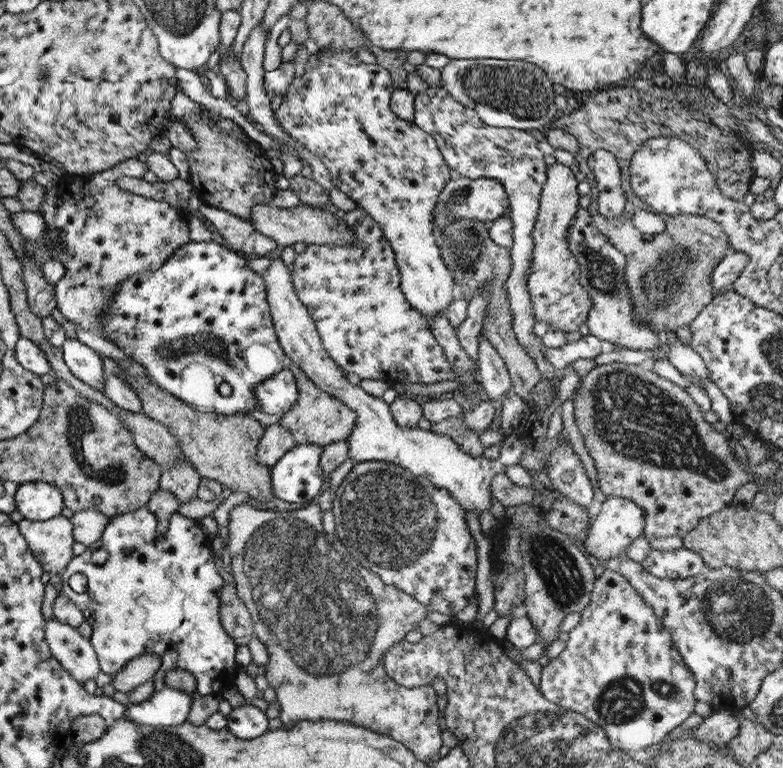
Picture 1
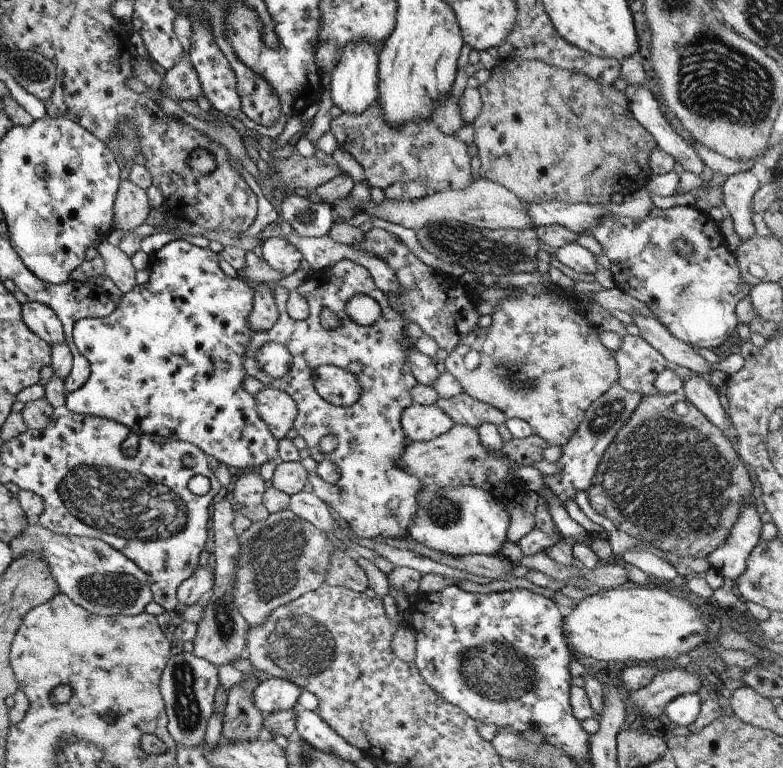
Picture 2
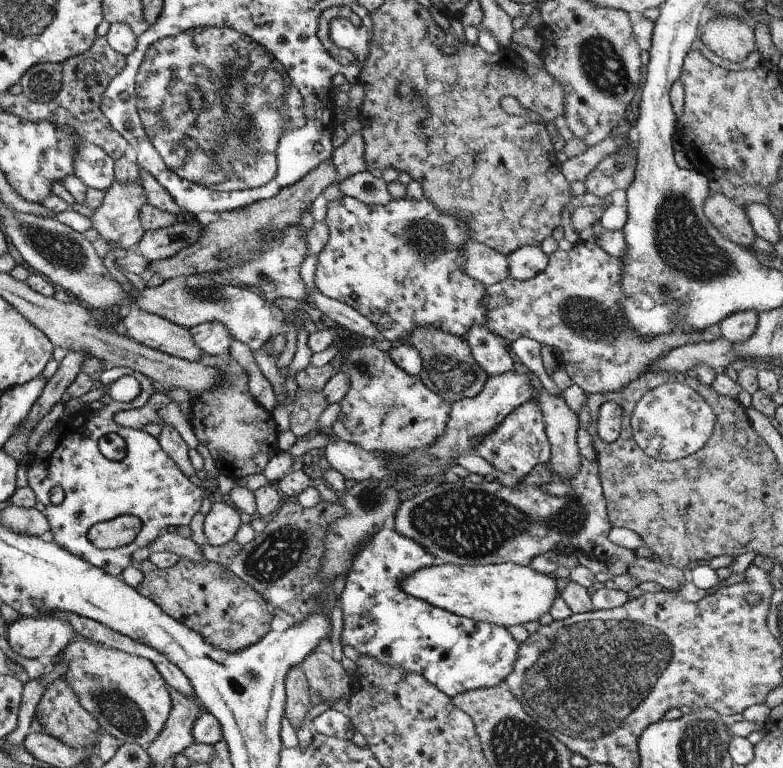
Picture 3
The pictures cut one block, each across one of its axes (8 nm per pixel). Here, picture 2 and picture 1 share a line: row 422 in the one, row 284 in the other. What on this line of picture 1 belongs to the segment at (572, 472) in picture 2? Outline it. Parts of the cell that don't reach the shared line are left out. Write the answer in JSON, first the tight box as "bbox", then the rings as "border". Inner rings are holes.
{"bbox":[566,207,662,352],"border":[[[579,207],[573,218],[573,224],[567,230],[566,244],[581,271],[578,281],[591,301],[585,319],[589,335],[599,338],[605,346],[613,344],[629,350],[653,352],[662,343],[662,337],[655,333],[648,324],[634,320],[632,300],[627,285],[624,283],[624,255],[613,247],[603,234],[591,226],[591,222],[588,212]]]}

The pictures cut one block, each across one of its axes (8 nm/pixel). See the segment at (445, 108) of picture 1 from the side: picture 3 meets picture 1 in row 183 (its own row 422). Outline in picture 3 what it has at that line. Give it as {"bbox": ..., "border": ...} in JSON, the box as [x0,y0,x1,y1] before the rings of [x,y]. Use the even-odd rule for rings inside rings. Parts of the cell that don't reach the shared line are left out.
{"bbox":[473,399,551,477],"border":[[[534,399],[525,401],[521,406],[511,410],[489,436],[483,436],[473,446],[473,451],[484,458],[497,472],[511,474],[514,477],[527,476],[533,467],[547,463],[551,458],[549,442],[545,436],[543,416]]]}

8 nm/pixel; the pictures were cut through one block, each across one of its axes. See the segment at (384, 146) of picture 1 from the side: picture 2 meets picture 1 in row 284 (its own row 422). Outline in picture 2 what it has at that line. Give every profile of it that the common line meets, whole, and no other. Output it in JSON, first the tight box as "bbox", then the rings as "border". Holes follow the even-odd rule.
{"bbox":[400,402,453,442],"border":[[[413,402],[403,409],[400,425],[408,442],[421,442],[445,434],[453,422],[436,404],[423,406]]]}

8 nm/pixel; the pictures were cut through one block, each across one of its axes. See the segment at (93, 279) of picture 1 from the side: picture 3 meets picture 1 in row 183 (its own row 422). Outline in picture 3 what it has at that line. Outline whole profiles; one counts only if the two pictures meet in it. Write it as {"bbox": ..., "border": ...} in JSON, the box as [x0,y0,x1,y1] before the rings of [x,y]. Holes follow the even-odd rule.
{"bbox":[25,367,204,578],"border":[[[112,367],[110,370],[101,371],[99,378],[102,383],[105,383],[121,378],[121,376],[132,376],[139,382],[139,394],[133,400],[129,402],[111,401],[103,405],[98,412],[93,412],[85,406],[79,412],[59,419],[47,436],[41,438],[36,450],[31,454],[25,466],[28,487],[33,491],[36,500],[43,504],[43,516],[47,519],[49,526],[47,537],[55,542],[57,546],[65,548],[69,554],[81,557],[81,560],[85,560],[87,564],[91,564],[95,568],[101,568],[103,572],[107,572],[113,578],[120,578],[121,572],[125,568],[129,568],[131,554],[135,550],[147,546],[157,536],[165,534],[167,527],[177,527],[181,524],[188,525],[189,520],[199,512],[201,496],[204,492],[203,485],[195,486],[187,480],[184,474],[181,474],[181,469],[177,468],[175,462],[161,450],[156,438],[143,430],[118,425],[113,420],[113,415],[116,412],[137,409],[143,406],[154,391],[149,378],[139,374],[139,372],[133,372],[130,368]],[[110,432],[115,432],[125,443],[124,457],[119,461],[108,460],[97,448],[97,440]],[[54,487],[59,487],[63,491],[63,500],[58,505],[52,504],[49,499],[50,490]],[[121,515],[133,515],[140,520],[141,532],[137,533],[134,542],[116,549],[95,548],[86,538],[87,530],[97,522],[111,520]]]}

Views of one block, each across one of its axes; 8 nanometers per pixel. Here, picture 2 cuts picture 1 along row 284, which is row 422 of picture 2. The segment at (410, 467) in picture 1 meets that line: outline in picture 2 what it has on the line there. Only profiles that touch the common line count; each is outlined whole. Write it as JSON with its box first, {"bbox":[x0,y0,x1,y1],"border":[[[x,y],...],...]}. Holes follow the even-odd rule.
{"bbox":[253,387,296,440],"border":[[[264,387],[253,396],[259,418],[267,425],[275,440],[279,440],[292,428],[296,415],[293,399],[286,393]]]}

